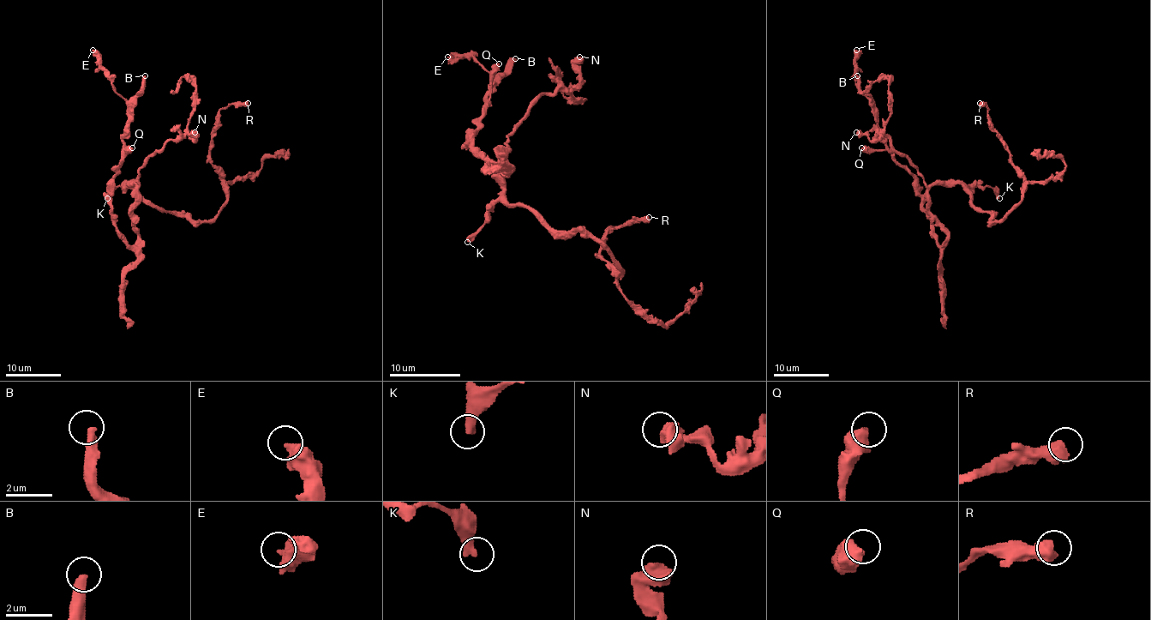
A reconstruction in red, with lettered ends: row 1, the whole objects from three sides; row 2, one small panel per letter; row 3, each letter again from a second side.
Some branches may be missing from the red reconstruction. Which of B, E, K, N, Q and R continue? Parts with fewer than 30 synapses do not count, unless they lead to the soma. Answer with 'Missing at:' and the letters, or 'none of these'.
Missing at: B, R

